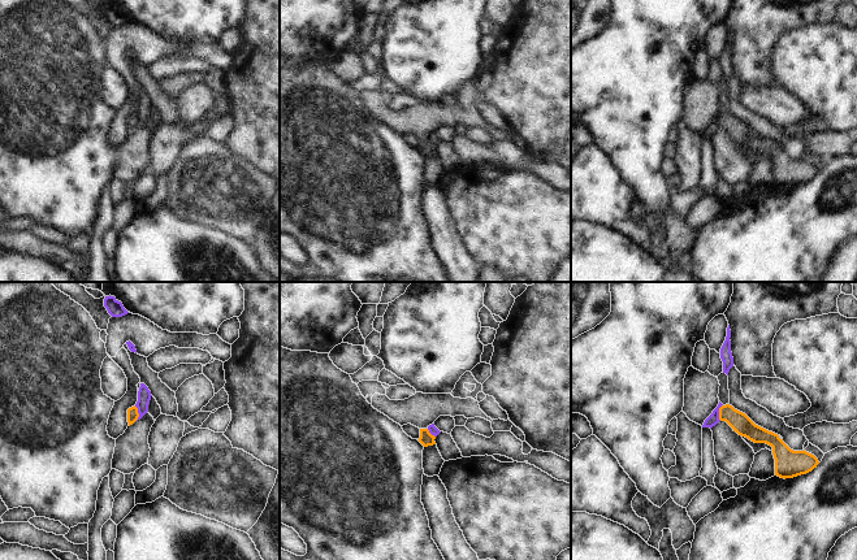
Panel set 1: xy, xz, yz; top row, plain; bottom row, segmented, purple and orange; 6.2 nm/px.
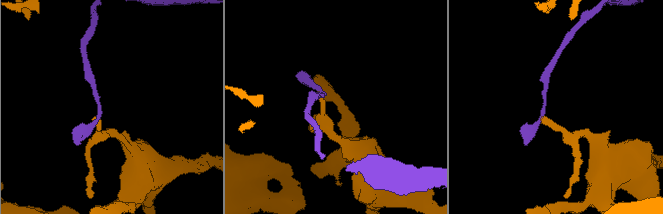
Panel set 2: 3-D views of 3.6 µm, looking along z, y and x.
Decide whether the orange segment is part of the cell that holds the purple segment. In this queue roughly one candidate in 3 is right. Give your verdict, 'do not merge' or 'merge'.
do not merge

